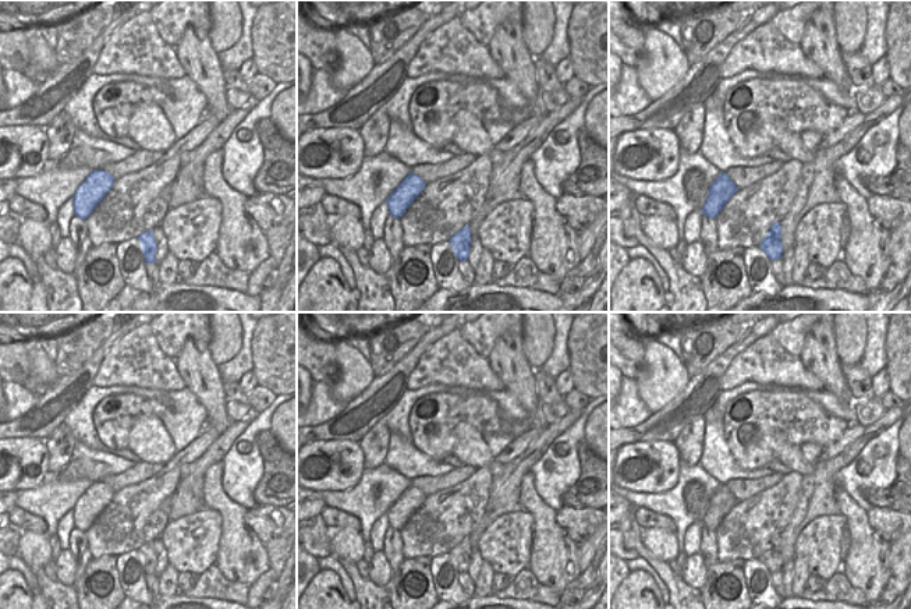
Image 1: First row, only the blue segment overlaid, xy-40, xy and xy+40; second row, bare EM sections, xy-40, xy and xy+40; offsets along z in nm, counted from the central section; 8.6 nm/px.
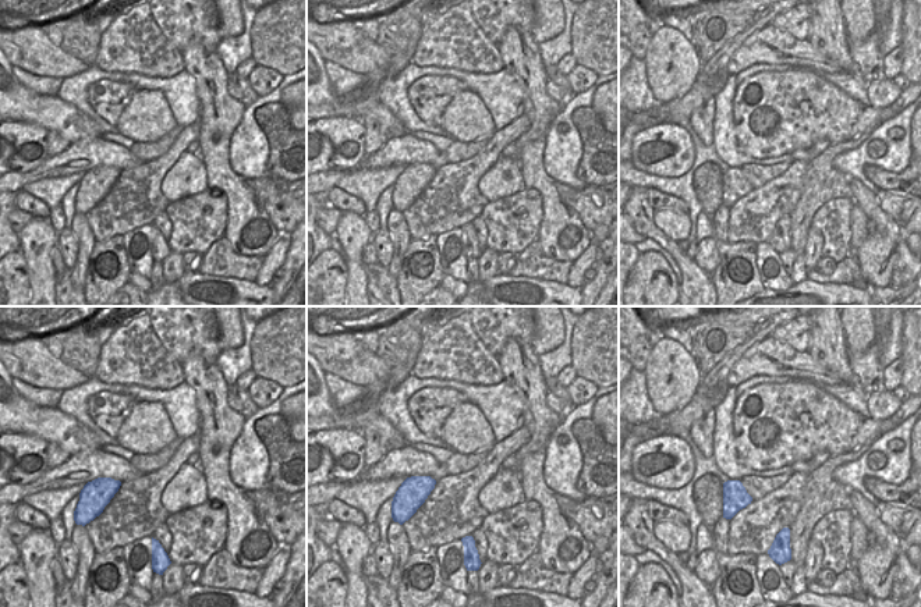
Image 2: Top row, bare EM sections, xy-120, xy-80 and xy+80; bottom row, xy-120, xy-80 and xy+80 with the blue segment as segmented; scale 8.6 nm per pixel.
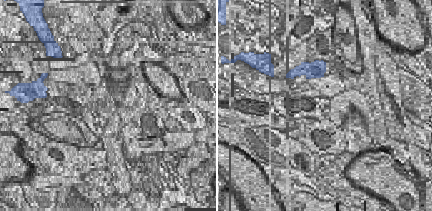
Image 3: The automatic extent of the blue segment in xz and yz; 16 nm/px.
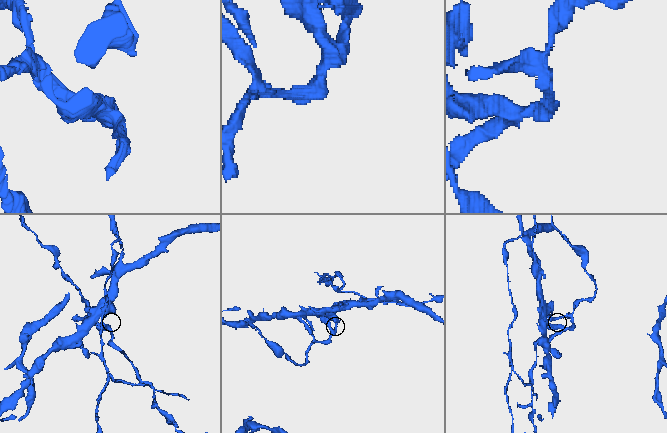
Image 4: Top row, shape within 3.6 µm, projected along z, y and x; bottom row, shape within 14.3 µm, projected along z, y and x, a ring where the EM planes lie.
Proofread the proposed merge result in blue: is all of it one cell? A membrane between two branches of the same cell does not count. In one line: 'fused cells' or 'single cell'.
fused cells

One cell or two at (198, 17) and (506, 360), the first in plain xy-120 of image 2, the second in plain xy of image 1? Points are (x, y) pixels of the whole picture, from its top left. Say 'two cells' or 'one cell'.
two cells

